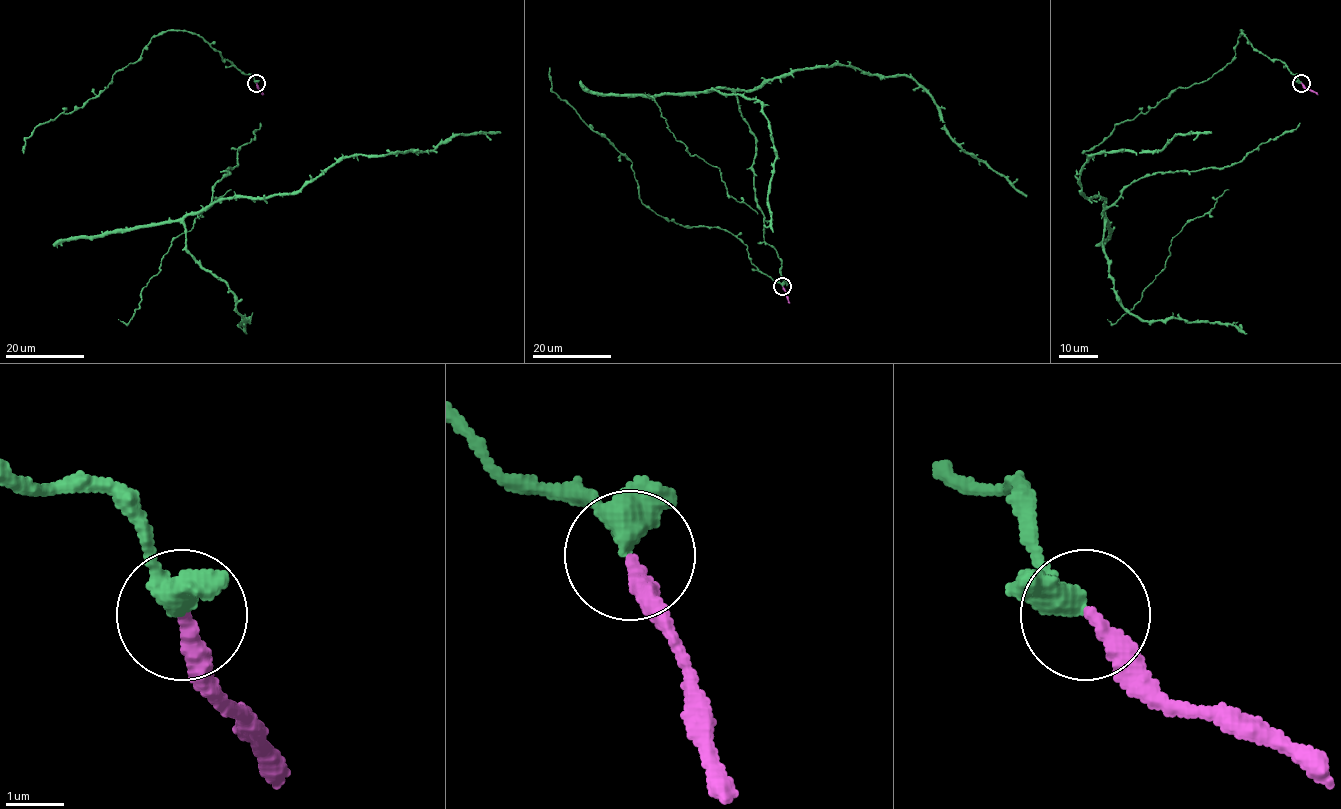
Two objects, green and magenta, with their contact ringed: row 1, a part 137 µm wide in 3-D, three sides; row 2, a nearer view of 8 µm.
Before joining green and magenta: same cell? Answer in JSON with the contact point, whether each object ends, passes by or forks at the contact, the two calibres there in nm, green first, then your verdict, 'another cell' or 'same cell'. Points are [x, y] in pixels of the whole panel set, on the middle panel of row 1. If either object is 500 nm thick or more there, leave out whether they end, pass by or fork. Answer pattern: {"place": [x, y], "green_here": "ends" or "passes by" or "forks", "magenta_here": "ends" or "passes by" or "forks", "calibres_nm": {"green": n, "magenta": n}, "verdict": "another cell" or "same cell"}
{"place": [782, 286], "green_here": "passes by", "magenta_here": "ends", "calibres_nm": {"green": 320, "magenta": 280}, "verdict": "same cell"}

